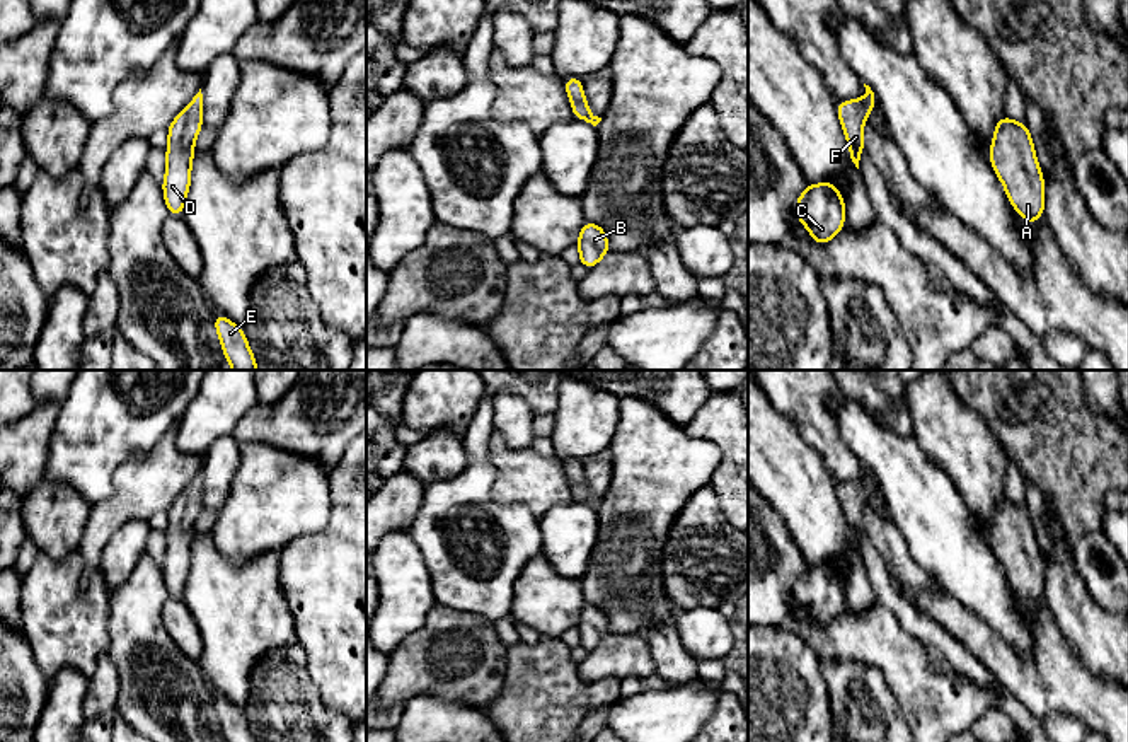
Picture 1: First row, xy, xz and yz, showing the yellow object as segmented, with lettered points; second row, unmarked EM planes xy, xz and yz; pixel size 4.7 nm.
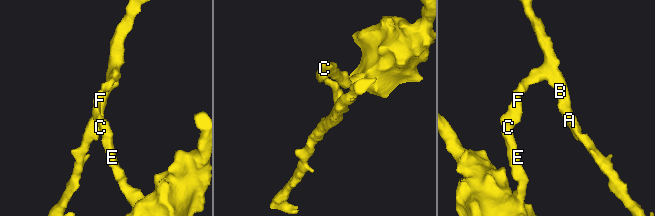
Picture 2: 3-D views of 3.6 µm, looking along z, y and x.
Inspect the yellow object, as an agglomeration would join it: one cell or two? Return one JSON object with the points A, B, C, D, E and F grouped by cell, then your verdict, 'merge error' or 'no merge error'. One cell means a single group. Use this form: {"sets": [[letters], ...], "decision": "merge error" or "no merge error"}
{"sets": [["A", "B", "C", "D", "E", "F"]], "decision": "no merge error"}

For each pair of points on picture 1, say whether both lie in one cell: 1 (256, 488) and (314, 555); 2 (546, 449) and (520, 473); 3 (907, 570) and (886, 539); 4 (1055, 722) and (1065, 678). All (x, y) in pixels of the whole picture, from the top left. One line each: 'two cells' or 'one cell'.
1: two cells
2: two cells
3: one cell
4: two cells

